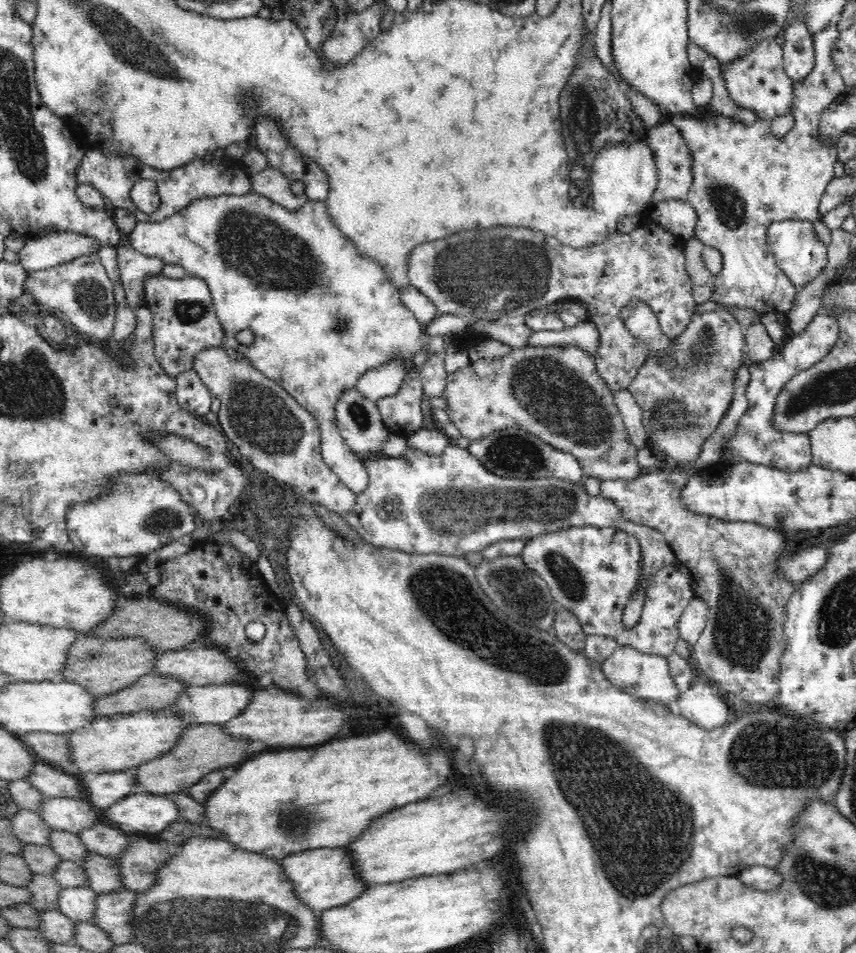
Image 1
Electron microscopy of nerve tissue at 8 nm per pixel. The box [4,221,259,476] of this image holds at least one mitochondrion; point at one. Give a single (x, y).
(90, 294)

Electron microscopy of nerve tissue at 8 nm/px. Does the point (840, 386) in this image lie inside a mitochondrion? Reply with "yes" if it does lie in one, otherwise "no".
yes

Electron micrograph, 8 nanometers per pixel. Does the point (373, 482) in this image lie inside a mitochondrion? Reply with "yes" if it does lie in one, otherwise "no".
no

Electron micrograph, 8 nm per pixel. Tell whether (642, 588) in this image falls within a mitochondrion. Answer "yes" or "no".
no

